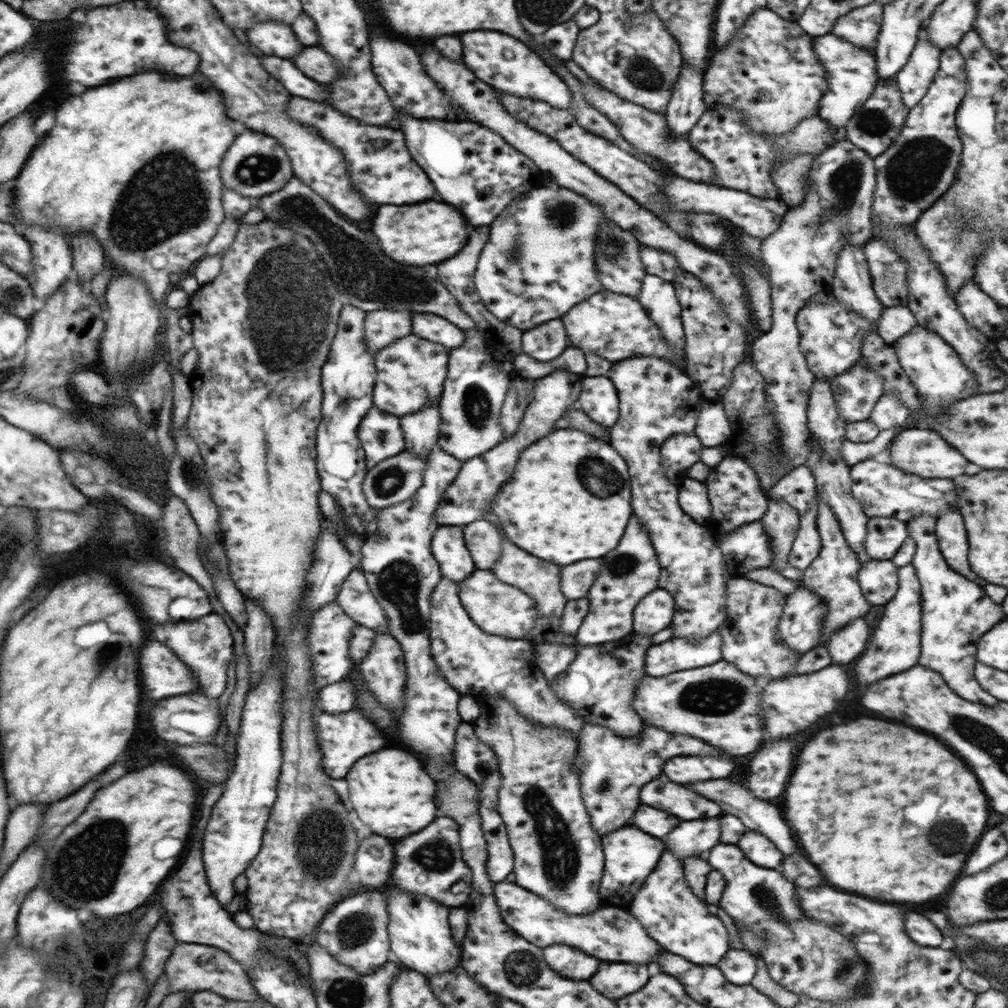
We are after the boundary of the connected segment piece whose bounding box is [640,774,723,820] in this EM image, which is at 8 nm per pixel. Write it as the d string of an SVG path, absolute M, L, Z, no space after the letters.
M664 774L656 776L640 790L642 804L666 810L680 820L718 817L723 810L720 806L710 806L710 800L694 792L690 786L674 784Z

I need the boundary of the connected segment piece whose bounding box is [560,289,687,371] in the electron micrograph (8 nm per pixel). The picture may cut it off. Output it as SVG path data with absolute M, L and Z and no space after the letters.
M603 289L587 300L575 304L560 320L566 327L567 342L584 352L592 350L612 364L632 356L645 355L659 357L681 371L687 366L684 350L670 351L670 345L660 335L656 323L650 319L640 302L632 296Z

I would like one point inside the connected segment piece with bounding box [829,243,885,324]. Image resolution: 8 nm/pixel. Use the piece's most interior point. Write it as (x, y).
(853, 287)

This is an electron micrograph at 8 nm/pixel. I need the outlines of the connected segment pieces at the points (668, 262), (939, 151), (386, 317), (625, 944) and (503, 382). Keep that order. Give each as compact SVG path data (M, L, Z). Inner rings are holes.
M640 244L639 258L646 275L659 276L662 280L671 282L680 272L683 272L676 256L670 252L661 252Z
M948 47L940 54L938 72L924 98L914 108L909 109L906 124L896 136L896 140L880 156L874 158L877 173L874 204L872 204L873 226L883 230L883 228L896 228L900 224L915 224L918 217L927 211L955 181L963 149L955 116L966 92L968 92L968 77L964 70L964 57L956 47Z
M384 308L367 312L364 318L364 343L374 357L378 351L410 333L412 333L410 311Z
M504 880L494 883L494 886L496 902L502 910L504 922L520 937L540 948L546 948L550 944L570 944L602 960L632 964L652 964L662 952L660 944L656 944L656 940L646 934L642 923L626 910L600 906L596 908L596 912L590 912L586 916L568 916L566 911L556 909L548 899L518 886L515 882Z
M464 330L466 340L449 350L449 364L439 400L438 448L460 461L482 456L503 440L500 412L510 387L510 368L491 351L479 330Z

